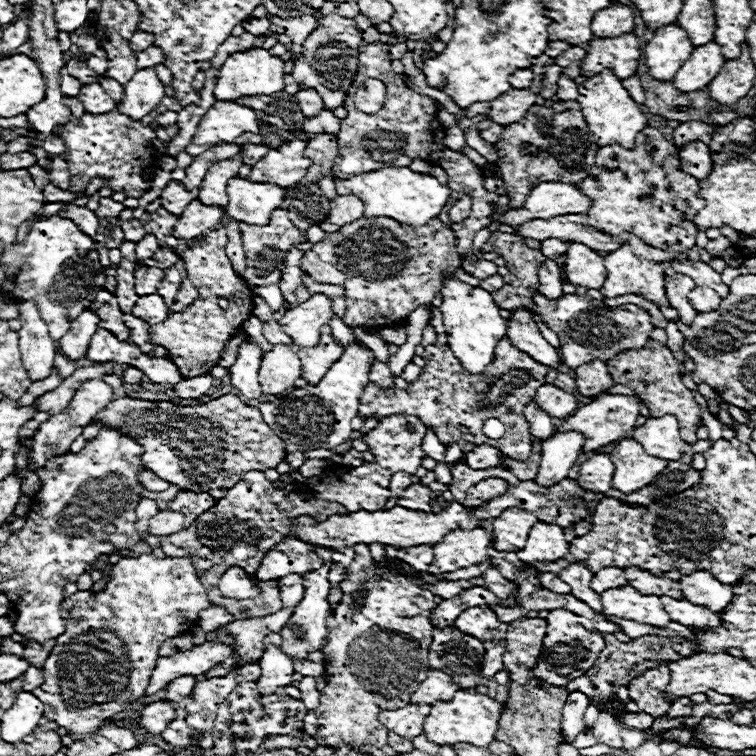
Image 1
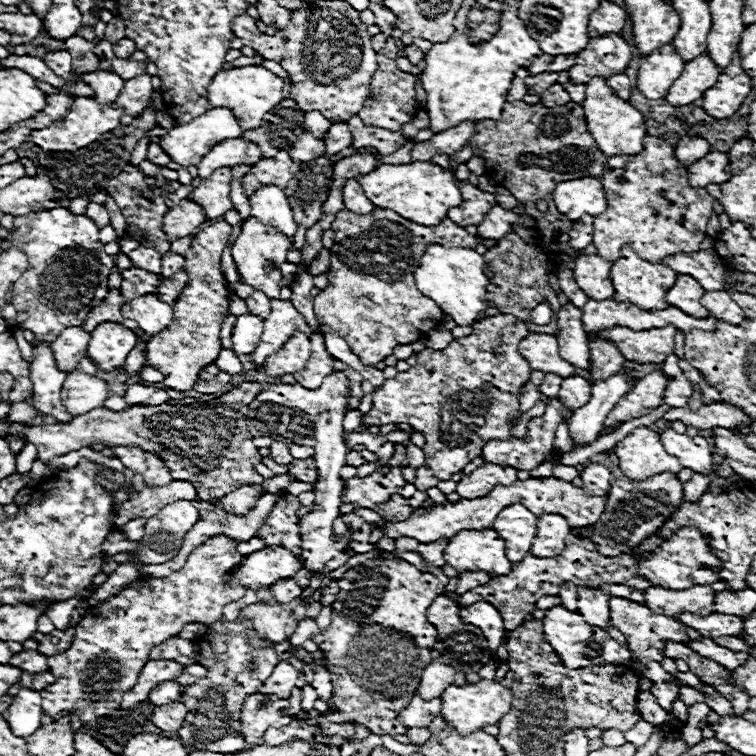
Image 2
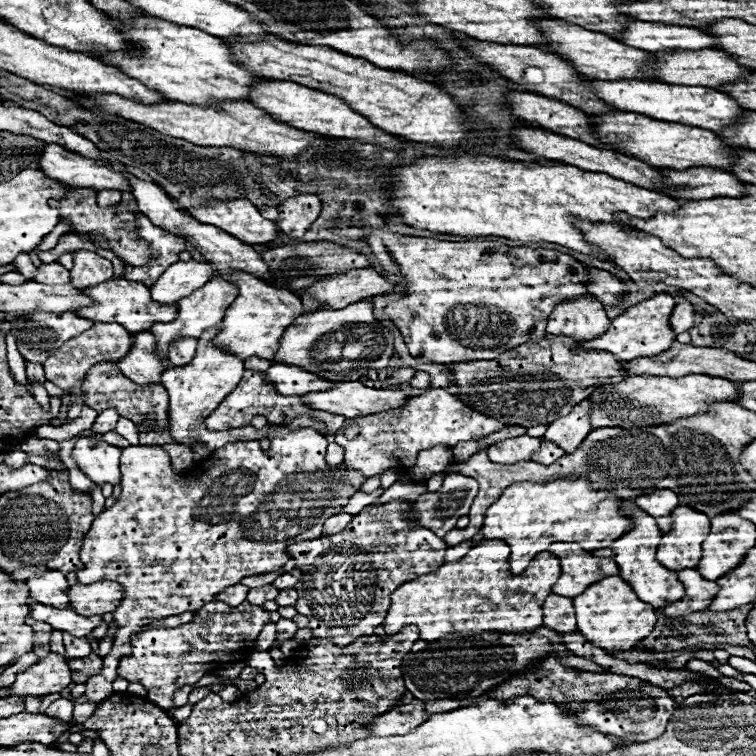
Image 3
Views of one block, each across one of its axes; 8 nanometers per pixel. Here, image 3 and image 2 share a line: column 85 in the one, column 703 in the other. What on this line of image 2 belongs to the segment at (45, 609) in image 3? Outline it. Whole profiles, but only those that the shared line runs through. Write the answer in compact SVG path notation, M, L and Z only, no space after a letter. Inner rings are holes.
M682 612L676 616L684 626L694 628L706 638L718 638L718 636L740 636L742 634L742 620L738 616L728 614L708 614L708 616L696 616L690 612Z

